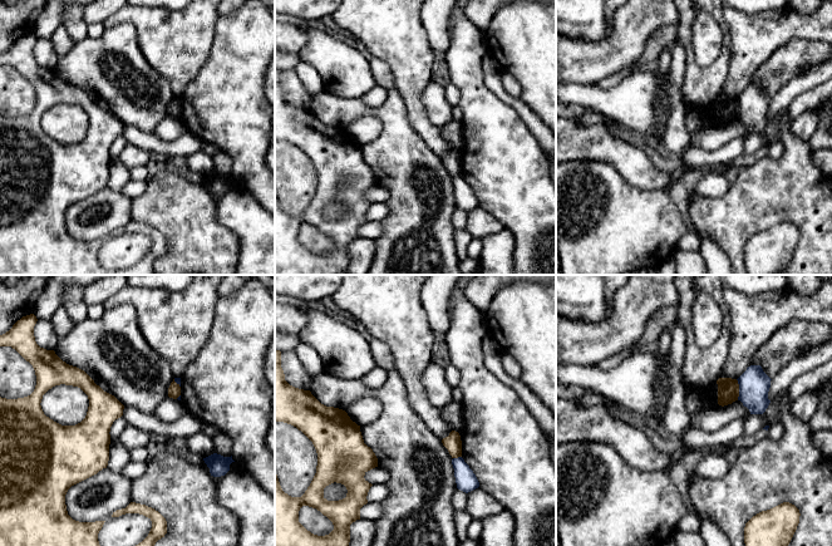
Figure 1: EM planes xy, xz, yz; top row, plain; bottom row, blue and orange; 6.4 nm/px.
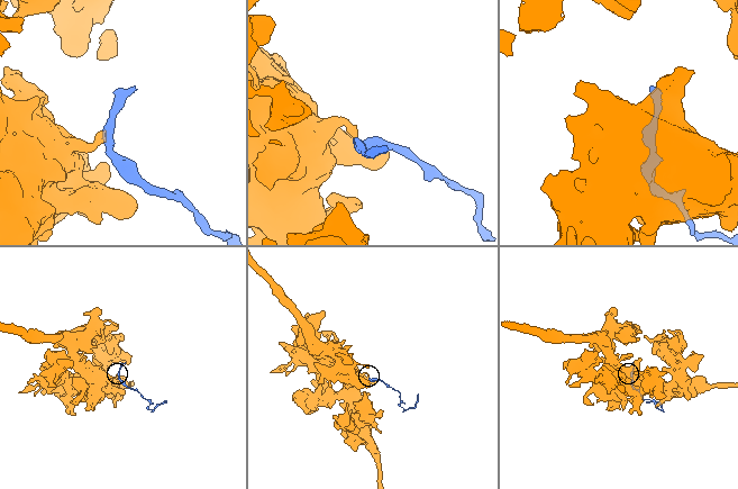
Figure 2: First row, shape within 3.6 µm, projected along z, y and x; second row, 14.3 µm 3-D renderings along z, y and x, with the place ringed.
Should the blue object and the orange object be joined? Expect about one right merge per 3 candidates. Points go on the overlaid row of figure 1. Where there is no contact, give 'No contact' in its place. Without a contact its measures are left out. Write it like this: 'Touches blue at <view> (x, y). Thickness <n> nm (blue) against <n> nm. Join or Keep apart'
Touches blue at yz (739, 389). Thickness 200 nm (blue) against 140 nm. Keep apart

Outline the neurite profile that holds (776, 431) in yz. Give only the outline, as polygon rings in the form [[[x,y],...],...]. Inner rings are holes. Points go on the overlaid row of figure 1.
[[[774,422],[773,424],[769,426],[768,431],[767,431],[767,437],[769,439],[773,439],[773,441],[779,441],[783,434],[784,434],[784,426],[782,424],[782,422]]]

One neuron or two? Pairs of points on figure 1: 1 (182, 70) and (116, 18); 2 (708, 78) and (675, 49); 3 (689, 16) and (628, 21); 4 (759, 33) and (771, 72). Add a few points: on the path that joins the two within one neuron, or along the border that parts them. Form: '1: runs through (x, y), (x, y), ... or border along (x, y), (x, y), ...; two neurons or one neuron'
1: runs through (171, 53), (133, 18); one neuron
2: border along (677, 39), (684, 50), (683, 85); two neurons
3: border along (677, 13), (679, 20); two neurons
4: border along (789, 40), (782, 44), (756, 70), (751, 83); two neurons

